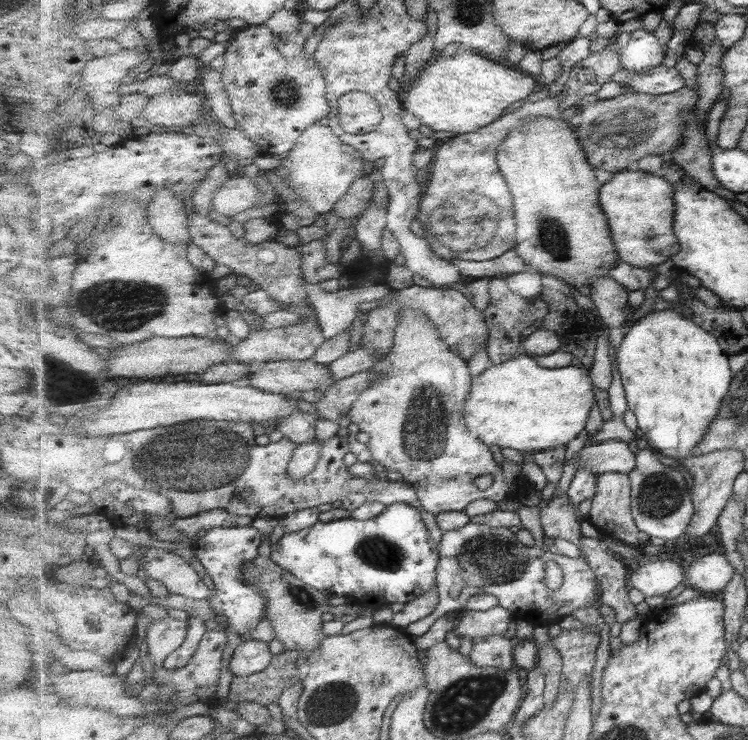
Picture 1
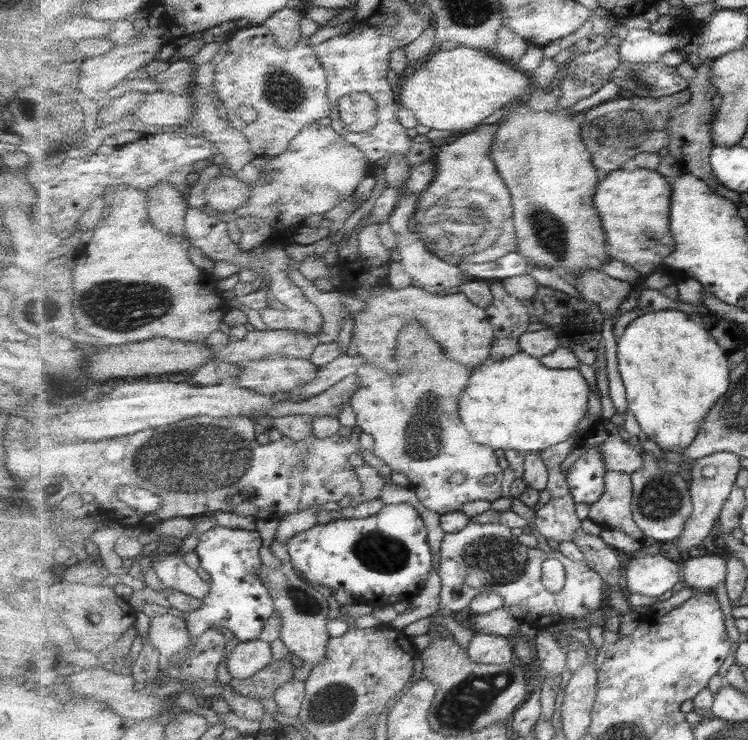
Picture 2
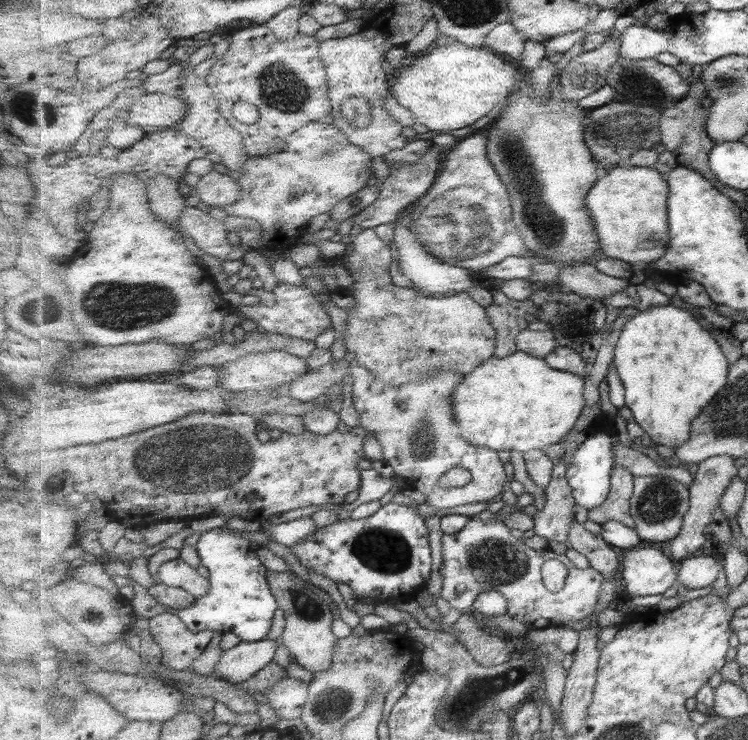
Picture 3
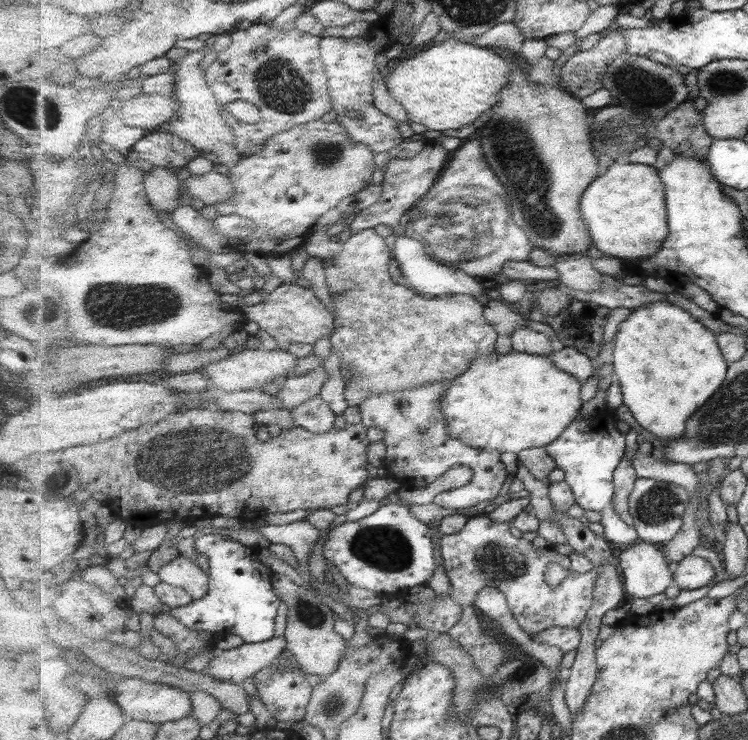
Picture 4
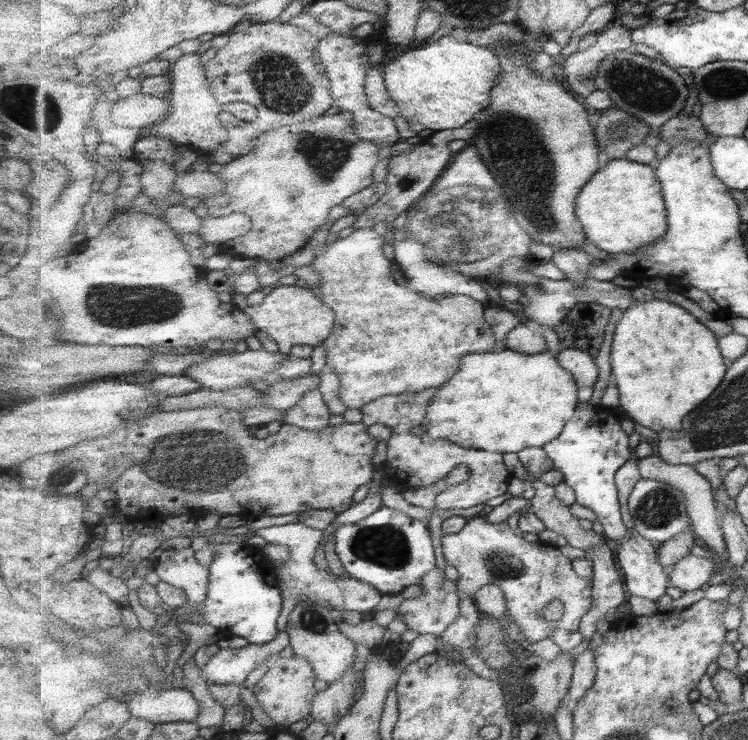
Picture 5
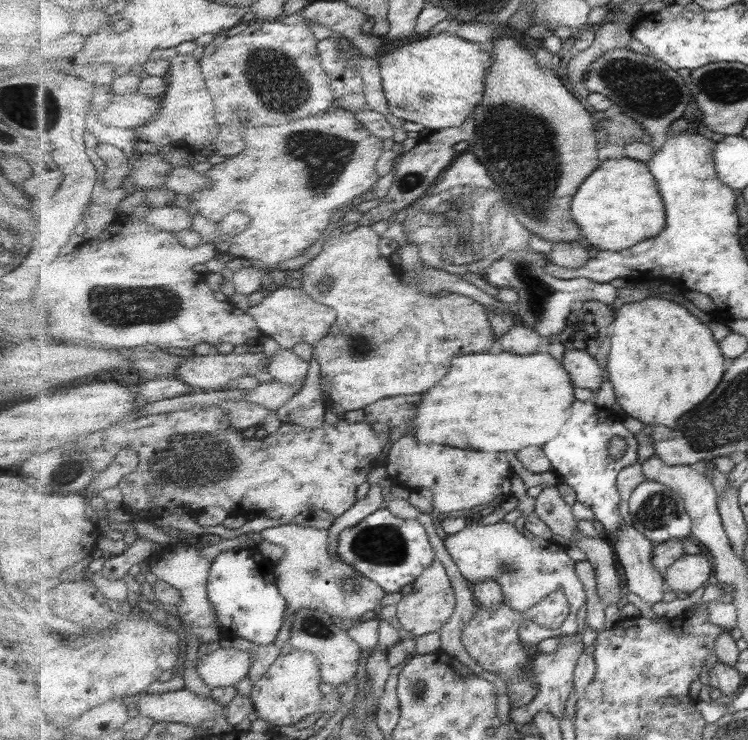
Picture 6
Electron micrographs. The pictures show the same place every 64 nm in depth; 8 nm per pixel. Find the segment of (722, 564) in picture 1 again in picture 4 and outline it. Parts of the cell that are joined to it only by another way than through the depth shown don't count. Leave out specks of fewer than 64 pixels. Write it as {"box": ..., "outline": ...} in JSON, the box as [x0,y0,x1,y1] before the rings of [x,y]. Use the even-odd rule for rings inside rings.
{"box":[673,555,715,590],"outline":[[[689,555],[673,566],[675,585],[679,589],[697,590],[713,584],[715,568],[713,564],[701,556]]]}

